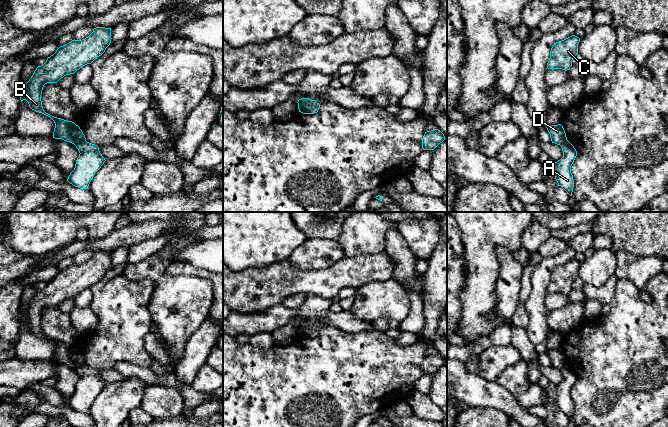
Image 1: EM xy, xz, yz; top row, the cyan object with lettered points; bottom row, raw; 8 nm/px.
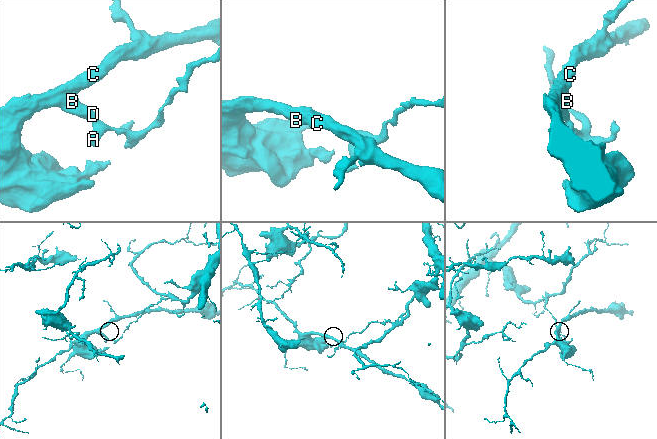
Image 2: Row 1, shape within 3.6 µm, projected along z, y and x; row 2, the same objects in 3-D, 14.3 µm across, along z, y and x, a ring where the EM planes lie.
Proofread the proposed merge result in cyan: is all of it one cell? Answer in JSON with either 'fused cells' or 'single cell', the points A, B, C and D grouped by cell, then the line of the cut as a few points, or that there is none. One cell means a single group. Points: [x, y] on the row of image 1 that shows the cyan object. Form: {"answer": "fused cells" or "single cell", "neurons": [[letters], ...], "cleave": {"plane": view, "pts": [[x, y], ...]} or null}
{"answer": "fused cells", "neurons": [["A"], ["B", "C", "D"]], "cleave": {"plane": "xy", "pts": [[85, 140], [75, 145]]}}

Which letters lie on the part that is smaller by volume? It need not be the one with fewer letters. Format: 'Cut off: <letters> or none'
Cut off: B, C, D

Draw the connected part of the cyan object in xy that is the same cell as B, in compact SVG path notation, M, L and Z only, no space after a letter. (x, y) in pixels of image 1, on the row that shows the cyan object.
M96 27L85 39L74 39L66 45L60 46L43 65L36 68L24 87L20 82L21 102L26 100L32 110L42 113L54 121L53 138L62 139L74 145L86 141L82 130L74 122L54 117L44 111L41 101L44 85L57 83L64 76L74 74L83 66L91 64L105 52L111 39L111 28Z

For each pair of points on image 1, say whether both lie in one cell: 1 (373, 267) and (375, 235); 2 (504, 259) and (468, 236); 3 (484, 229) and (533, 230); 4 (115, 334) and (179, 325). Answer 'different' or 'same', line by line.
1: different
2: different
3: different
4: different

